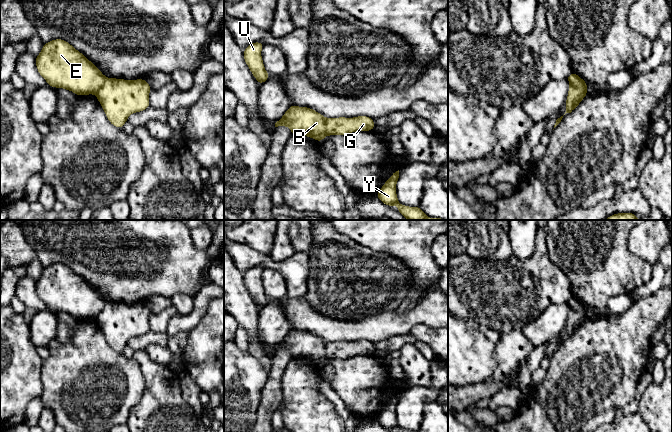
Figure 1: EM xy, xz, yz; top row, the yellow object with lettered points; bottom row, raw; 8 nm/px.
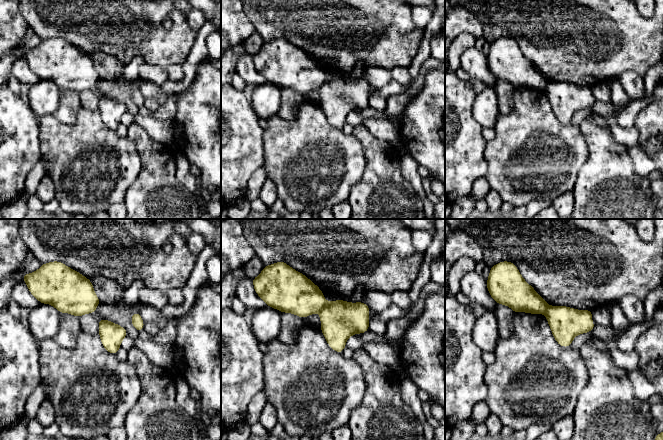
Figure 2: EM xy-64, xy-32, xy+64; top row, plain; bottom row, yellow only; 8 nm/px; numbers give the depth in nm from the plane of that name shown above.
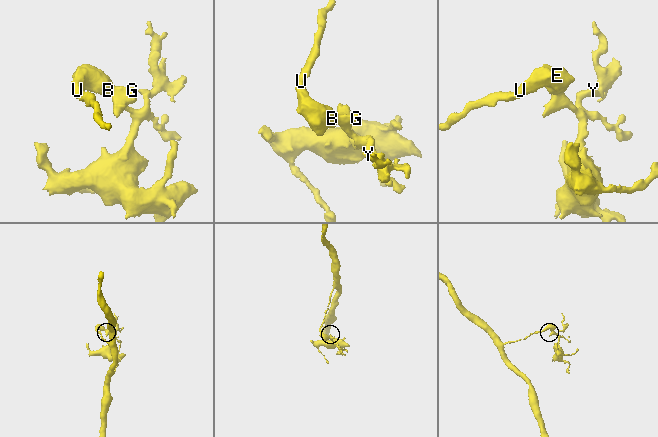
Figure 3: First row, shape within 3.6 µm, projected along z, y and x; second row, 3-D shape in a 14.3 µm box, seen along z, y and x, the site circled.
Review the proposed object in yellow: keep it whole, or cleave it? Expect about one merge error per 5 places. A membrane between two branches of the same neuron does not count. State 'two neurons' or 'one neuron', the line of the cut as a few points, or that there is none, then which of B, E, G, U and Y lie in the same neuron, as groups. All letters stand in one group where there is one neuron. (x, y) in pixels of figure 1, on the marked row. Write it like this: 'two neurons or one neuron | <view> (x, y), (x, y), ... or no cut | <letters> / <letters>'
two neurons | xz (324, 118), (327, 134) | B E U / G Y

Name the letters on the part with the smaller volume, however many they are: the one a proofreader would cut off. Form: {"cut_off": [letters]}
{"cut_off": ["G", "Y"]}

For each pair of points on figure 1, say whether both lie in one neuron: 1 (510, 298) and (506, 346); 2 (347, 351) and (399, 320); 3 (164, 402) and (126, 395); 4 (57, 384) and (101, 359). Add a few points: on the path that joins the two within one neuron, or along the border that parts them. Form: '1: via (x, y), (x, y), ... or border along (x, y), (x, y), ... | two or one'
1: border along (520, 329), (511, 329), (500, 334) | two
2: via (360, 339), (370, 329), (386, 325) | one
3: border along (143, 374), (144, 390), (142, 396), (127, 417) | two
4: via (68, 384), (78, 382), (90, 370) | one

